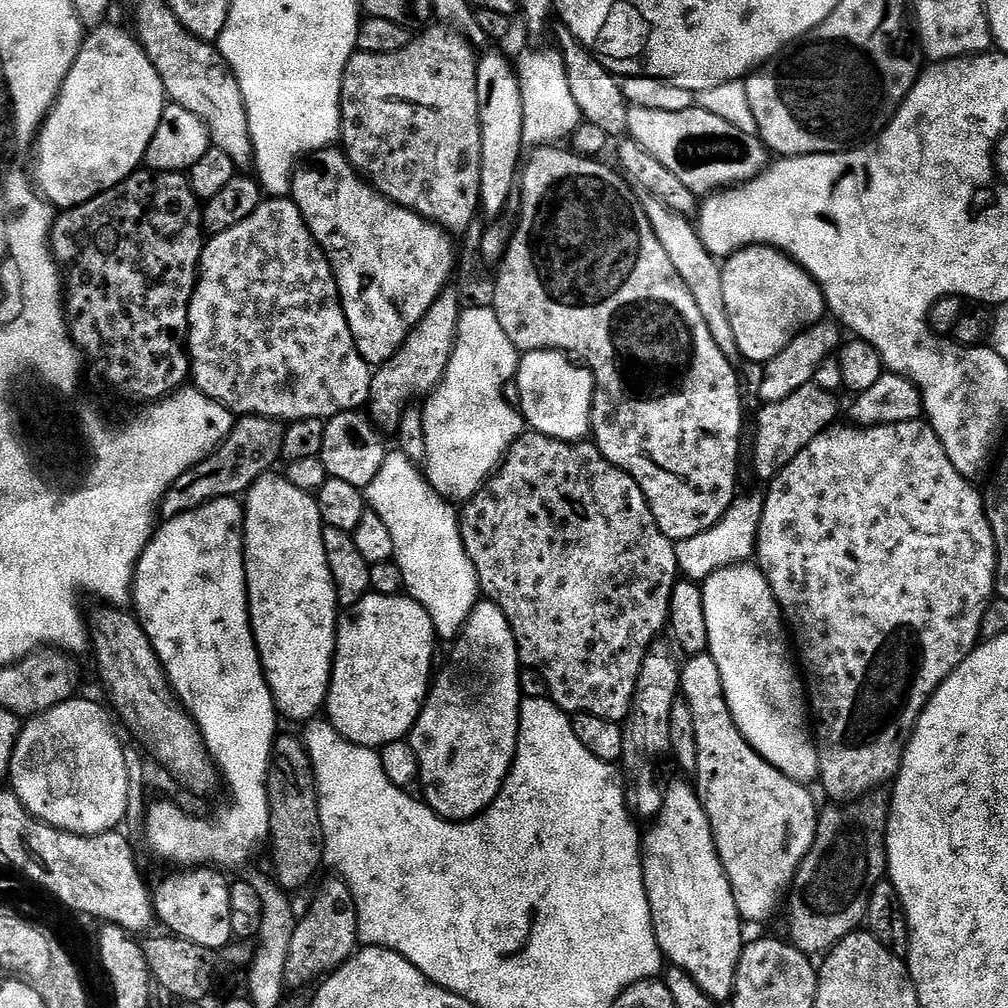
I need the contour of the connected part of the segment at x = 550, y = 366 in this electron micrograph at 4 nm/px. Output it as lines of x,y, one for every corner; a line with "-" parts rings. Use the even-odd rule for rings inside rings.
547,348
546,350
525,352
520,357
520,365
514,377
515,388
517,394
520,395
518,411
523,416
525,425
531,431
540,432
542,435
555,440
567,440
569,442
584,442
589,439
590,433
593,431
592,399
596,396
596,380
591,368
577,362
563,350

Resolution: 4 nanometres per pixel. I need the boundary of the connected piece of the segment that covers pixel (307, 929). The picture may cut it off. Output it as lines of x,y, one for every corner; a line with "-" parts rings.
339,878
326,881
317,890
308,913
297,919
296,928
293,930
292,940
288,946
285,985
289,989
300,988
311,980
319,981
325,974
335,972
341,964
345,964
350,959
353,952
357,951
359,939
356,903
347,882

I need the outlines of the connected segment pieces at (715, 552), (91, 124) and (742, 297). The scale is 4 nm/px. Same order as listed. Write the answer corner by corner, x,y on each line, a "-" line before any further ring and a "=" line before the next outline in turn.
761,495
737,497
723,519
710,530
703,531
694,538
681,540
676,544
676,557
680,572
693,582
703,582
718,569
749,561
755,555
758,546
763,513
764,502
=
111,22
101,24
87,35
70,74
66,74
48,119
38,133
34,145
35,187
53,209
71,210
118,186
144,164
144,155
162,122
165,107
164,83
154,62
141,48
139,39
132,34
126,36
=
766,244
741,248
723,261
722,290
726,293
726,314
734,326
738,353
757,366
774,359
792,339
825,319
826,305
816,280
786,253

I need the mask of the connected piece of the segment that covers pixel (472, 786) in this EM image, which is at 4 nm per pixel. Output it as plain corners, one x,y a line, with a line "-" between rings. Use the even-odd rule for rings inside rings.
487,598
481,599
477,603
476,609
470,614
470,618
464,623
464,631
460,633
460,664
464,667
464,676
456,676
453,680
437,679
431,685
430,691
426,699
424,699
424,709
420,711
420,717
416,719
416,724
412,727
410,733
410,743
414,754
418,754
418,766
420,767
419,787
424,788
422,799
428,807
434,809
436,813
443,816
445,820
471,820
472,817
480,815
489,808
496,796
500,793
500,788
504,784
504,780
508,776
508,772
512,768
512,763
516,757
516,747
518,746
518,738
520,737
520,706
522,703
522,695
520,696
520,668
522,669
522,661
520,659
520,651
516,645
516,635
510,626
510,622
506,618
506,614
495,600
-
483,624
496,624
492,628
492,636
484,637

